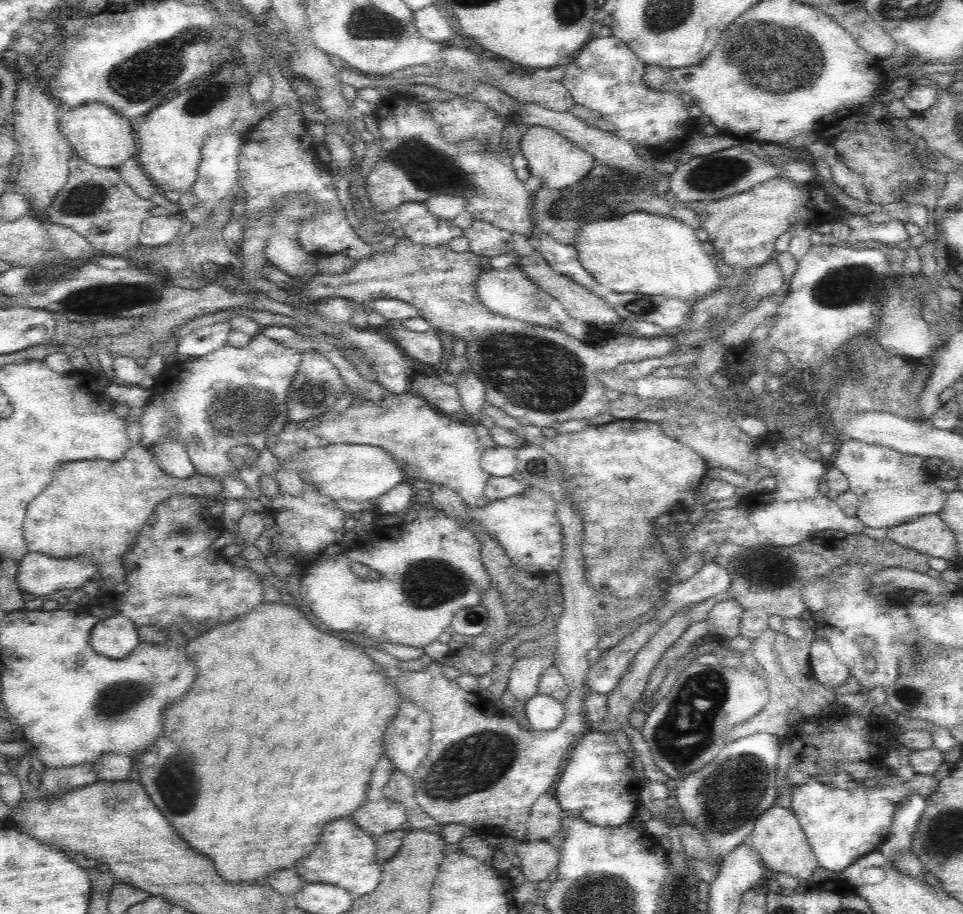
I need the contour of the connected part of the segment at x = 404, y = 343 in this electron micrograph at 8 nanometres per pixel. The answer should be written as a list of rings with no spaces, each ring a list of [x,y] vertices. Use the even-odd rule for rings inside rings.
[[[392,321],[391,324],[395,328],[391,339],[409,358],[418,360],[426,366],[444,362],[440,333],[434,328],[426,332],[412,332],[406,329],[400,321]]]

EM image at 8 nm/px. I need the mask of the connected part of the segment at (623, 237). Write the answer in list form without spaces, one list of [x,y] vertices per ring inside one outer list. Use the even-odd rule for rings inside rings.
[[[628,212],[620,218],[596,218],[582,224],[576,230],[578,259],[586,272],[590,273],[601,291],[635,292],[636,294],[660,294],[688,300],[690,303],[702,300],[704,296],[716,292],[729,283],[720,276],[718,257],[704,250],[702,241],[695,235],[695,229],[676,218],[651,212]]]

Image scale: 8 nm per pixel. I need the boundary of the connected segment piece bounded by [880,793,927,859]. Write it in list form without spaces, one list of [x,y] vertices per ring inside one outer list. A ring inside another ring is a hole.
[[[916,793],[908,795],[900,802],[888,836],[885,838],[884,844],[880,846],[880,852],[884,856],[895,859],[903,852],[908,852],[906,848],[910,846],[912,834],[914,834],[916,825],[925,811],[926,805],[926,797]]]

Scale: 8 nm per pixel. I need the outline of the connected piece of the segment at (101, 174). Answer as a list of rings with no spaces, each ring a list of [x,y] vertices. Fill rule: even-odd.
[[[73,153],[69,161],[69,172],[67,184],[46,209],[45,216],[54,224],[72,228],[94,249],[108,252],[108,256],[126,256],[139,248],[142,222],[148,216],[170,214],[150,199],[137,196],[134,190],[121,180],[117,167],[97,167],[81,160]]]

